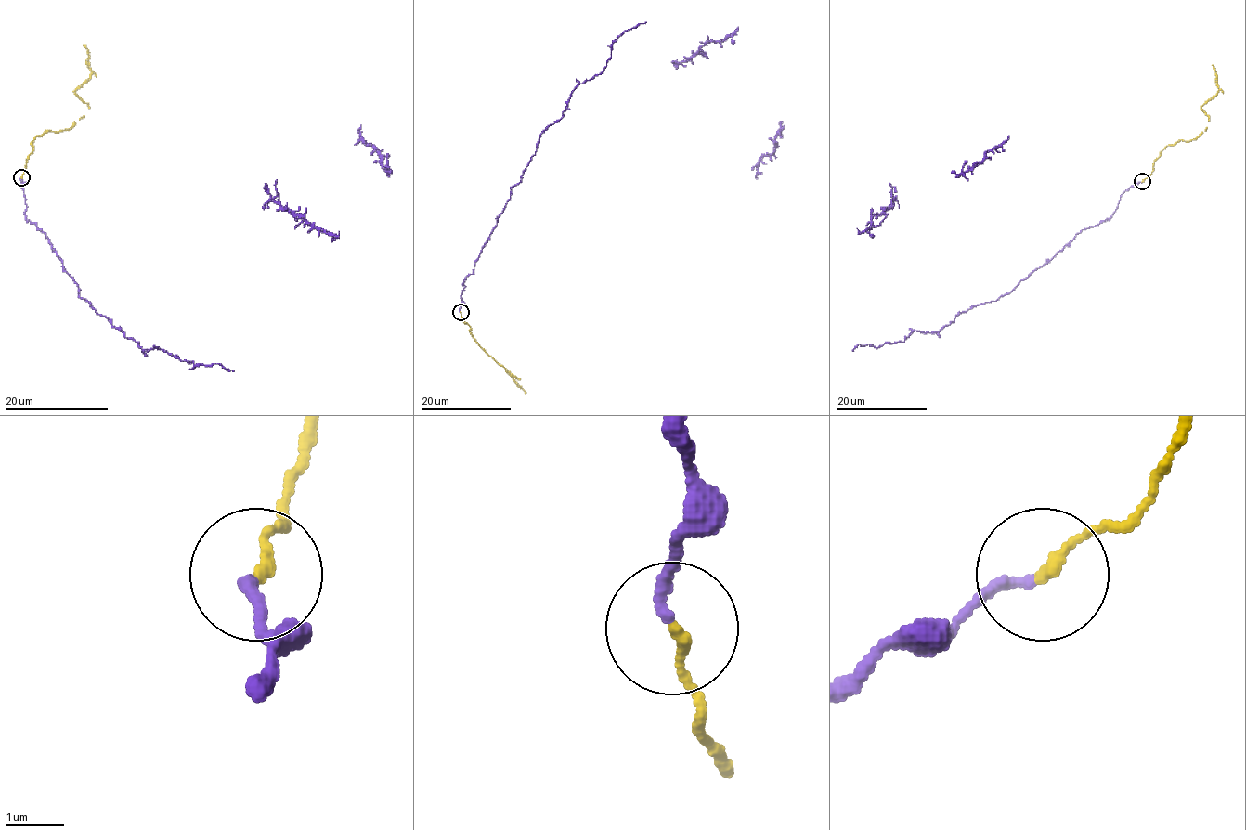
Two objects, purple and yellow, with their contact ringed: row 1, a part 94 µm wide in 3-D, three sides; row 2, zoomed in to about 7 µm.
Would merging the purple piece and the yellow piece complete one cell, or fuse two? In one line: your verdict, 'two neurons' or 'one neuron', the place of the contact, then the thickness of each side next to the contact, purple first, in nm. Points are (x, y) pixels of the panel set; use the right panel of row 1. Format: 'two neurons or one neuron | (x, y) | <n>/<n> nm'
one neuron | (1142, 181) | 160/190 nm

